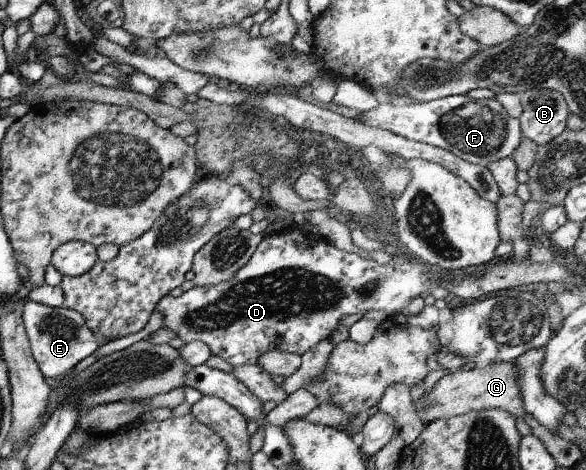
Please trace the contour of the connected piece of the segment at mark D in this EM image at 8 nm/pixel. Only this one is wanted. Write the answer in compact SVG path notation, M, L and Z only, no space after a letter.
M292 227L276 235L264 236L250 259L229 280L210 287L194 285L177 297L166 294L154 309L162 315L162 327L170 329L184 343L194 340L205 343L212 356L222 358L233 368L242 364L256 364L257 357L266 350L300 355L321 339L330 337L330 332L342 315L384 310L387 315L394 317L406 309L409 299L416 296L423 299L429 294L425 291L430 285L440 286L440 282L449 278L446 272L409 259L396 250L390 250L392 267L382 267L370 258L362 259L356 253L339 250L314 236L314 232L303 227Z

